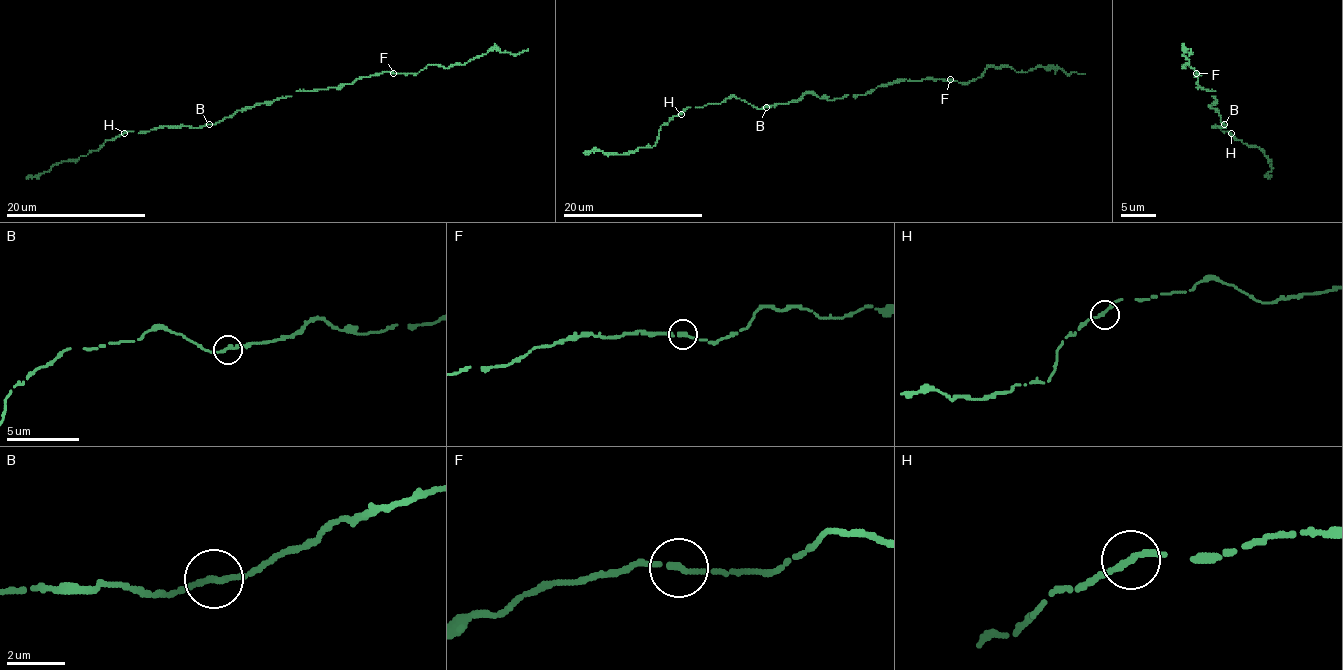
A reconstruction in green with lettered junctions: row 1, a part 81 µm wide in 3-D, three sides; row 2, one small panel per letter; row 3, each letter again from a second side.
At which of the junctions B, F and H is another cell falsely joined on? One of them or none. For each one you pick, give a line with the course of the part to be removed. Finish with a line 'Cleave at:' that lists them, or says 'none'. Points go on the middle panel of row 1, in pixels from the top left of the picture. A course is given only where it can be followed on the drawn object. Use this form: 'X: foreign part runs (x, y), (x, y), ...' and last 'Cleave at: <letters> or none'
Cleave at: none

